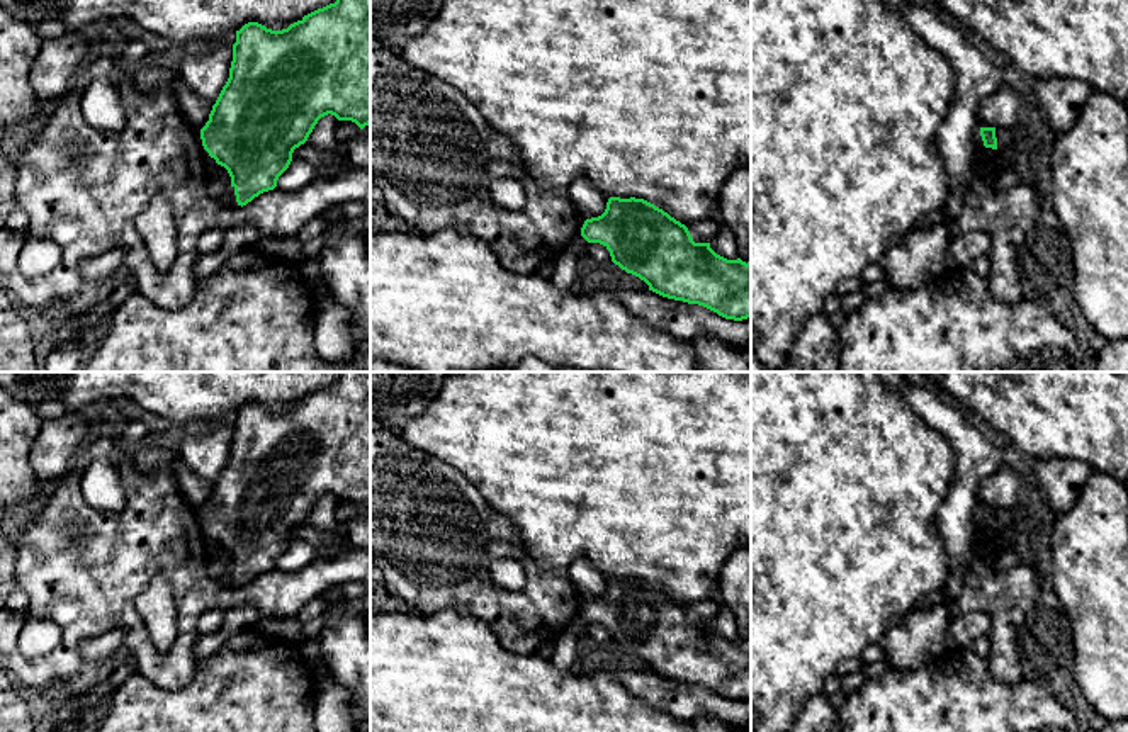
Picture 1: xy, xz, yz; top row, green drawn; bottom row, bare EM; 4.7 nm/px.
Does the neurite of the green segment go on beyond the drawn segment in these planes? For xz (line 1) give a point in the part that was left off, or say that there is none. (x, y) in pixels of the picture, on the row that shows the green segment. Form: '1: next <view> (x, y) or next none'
1: next none

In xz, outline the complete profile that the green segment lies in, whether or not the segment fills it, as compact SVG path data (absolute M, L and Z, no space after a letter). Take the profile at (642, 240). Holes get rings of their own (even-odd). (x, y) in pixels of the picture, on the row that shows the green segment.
M610 197L601 216L584 221L581 236L603 245L615 265L663 297L703 306L725 319L751 318L751 263L727 260L710 243L695 243L685 224L644 199Z

